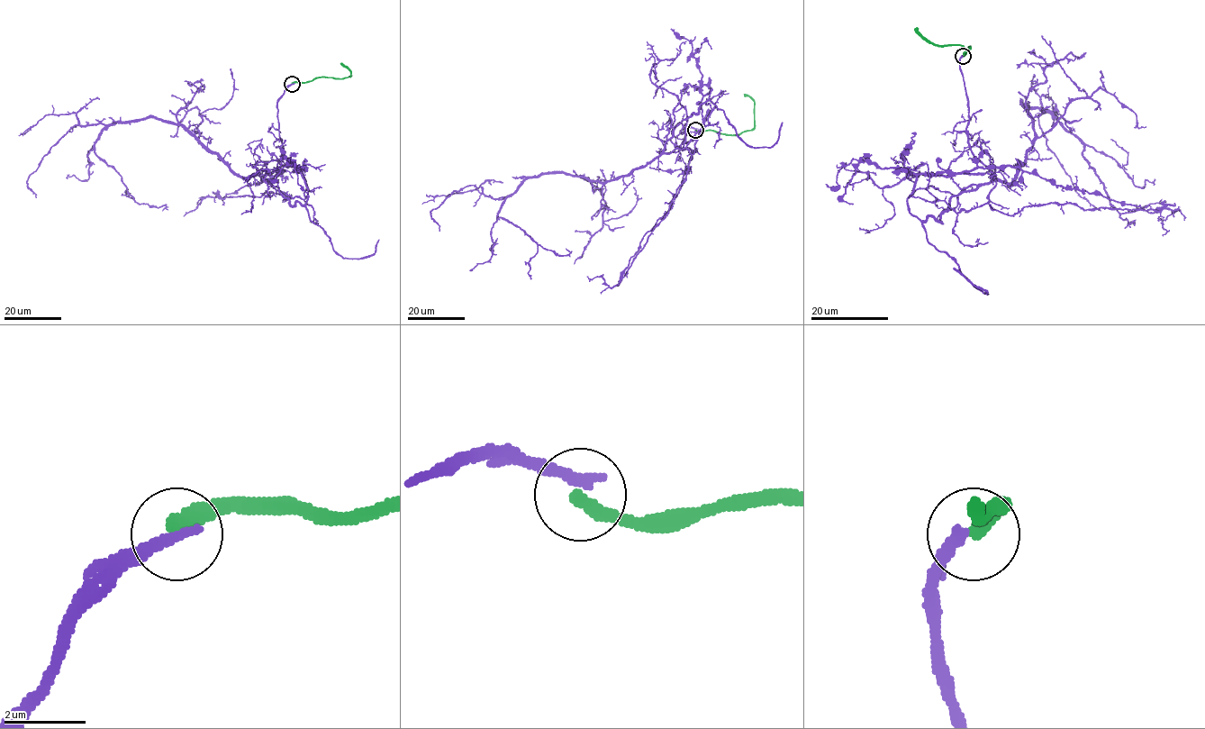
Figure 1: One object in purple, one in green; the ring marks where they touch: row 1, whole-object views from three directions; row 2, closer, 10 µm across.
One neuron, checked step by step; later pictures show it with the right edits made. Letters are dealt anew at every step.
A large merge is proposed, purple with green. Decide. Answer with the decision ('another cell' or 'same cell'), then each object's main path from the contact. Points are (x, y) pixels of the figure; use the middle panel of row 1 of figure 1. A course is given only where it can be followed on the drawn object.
another cell; purple runs (696, 129), (681, 131), (677, 151), (620, 177), (528, 177), (498, 218), (559, 255), (566, 248); green runs (696, 130), (716, 131), (725, 135), (750, 131), (754, 125), (754, 102), (744, 94)

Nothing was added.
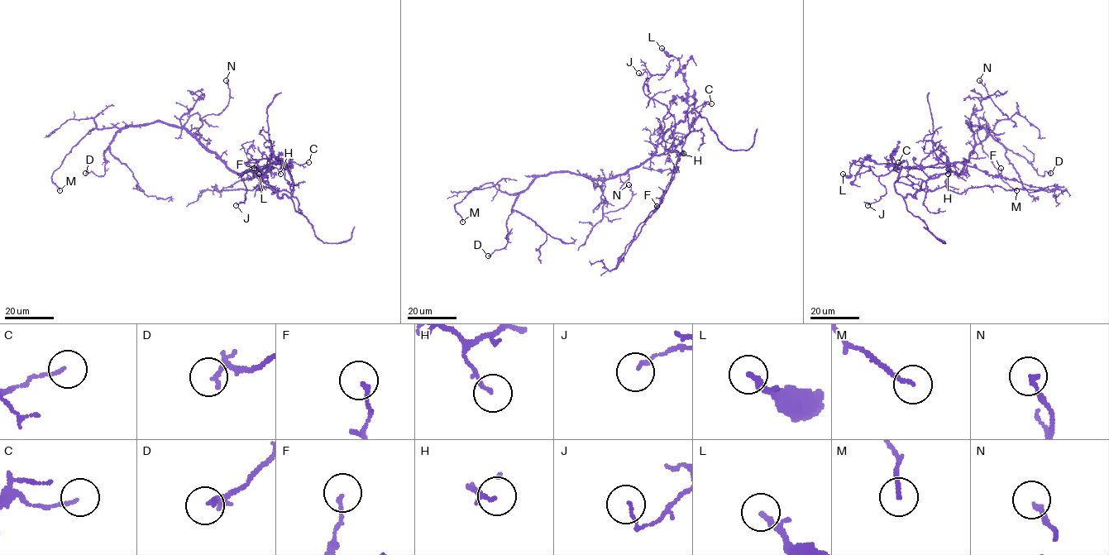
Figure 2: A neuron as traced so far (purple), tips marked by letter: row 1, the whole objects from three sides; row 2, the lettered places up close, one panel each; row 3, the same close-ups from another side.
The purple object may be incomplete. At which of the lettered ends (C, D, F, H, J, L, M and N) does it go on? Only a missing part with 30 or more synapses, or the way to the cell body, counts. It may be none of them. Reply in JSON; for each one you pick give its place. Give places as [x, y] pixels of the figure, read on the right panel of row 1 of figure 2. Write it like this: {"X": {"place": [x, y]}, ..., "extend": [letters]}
{"extend": []}

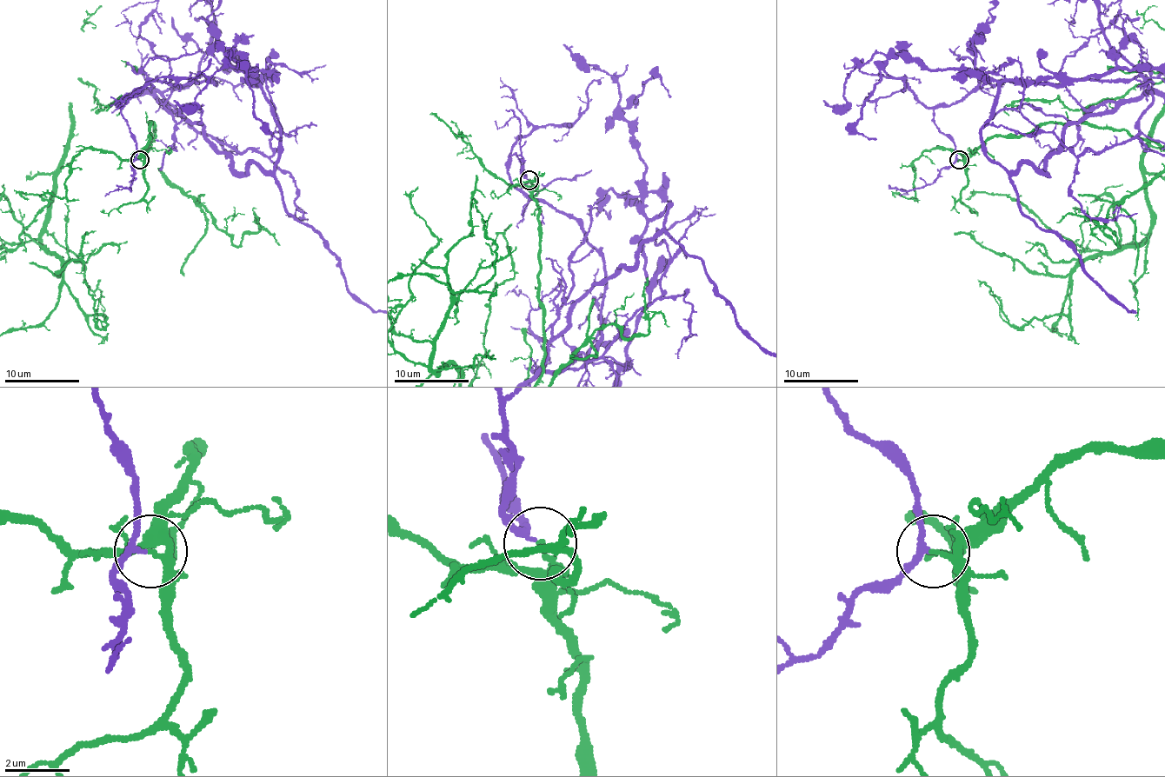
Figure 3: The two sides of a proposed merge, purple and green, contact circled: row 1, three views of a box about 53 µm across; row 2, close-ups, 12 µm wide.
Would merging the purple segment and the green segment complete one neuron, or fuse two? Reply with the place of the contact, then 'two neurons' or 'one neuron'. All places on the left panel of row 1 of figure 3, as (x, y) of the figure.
at (140, 159); two neurons

